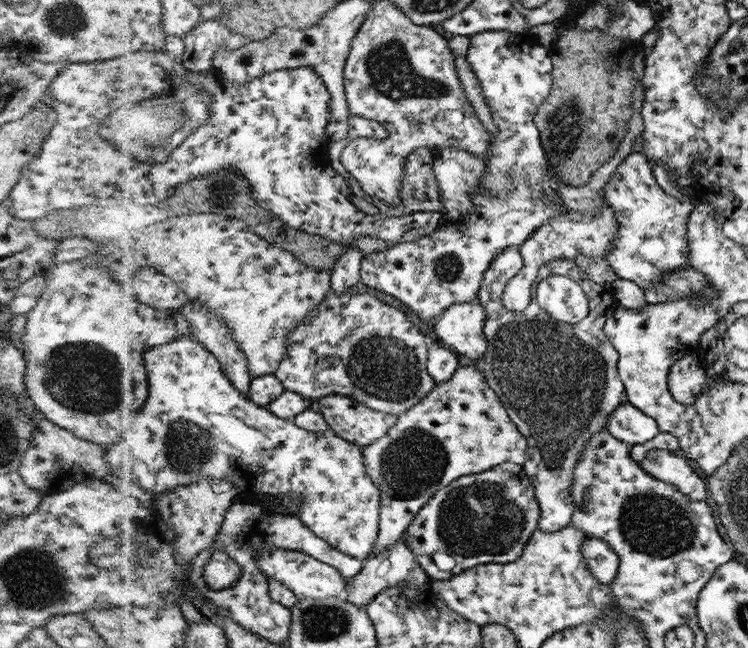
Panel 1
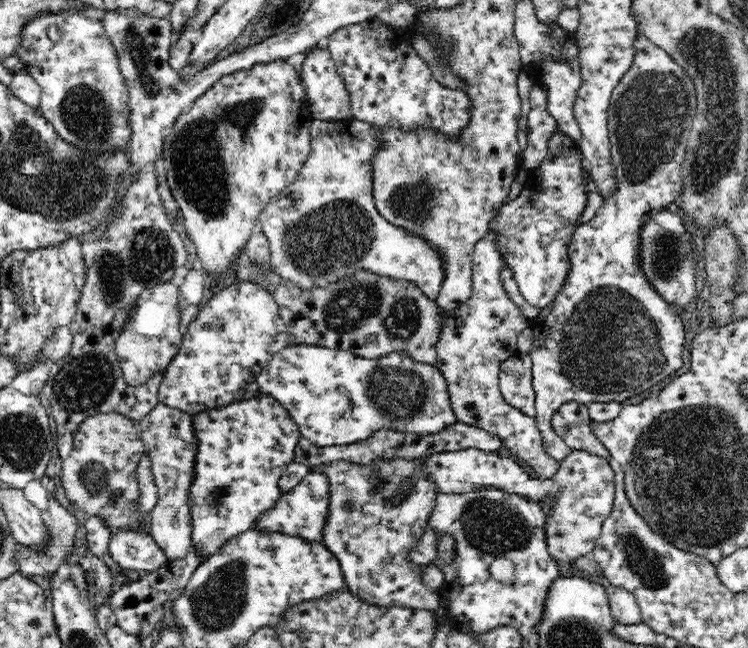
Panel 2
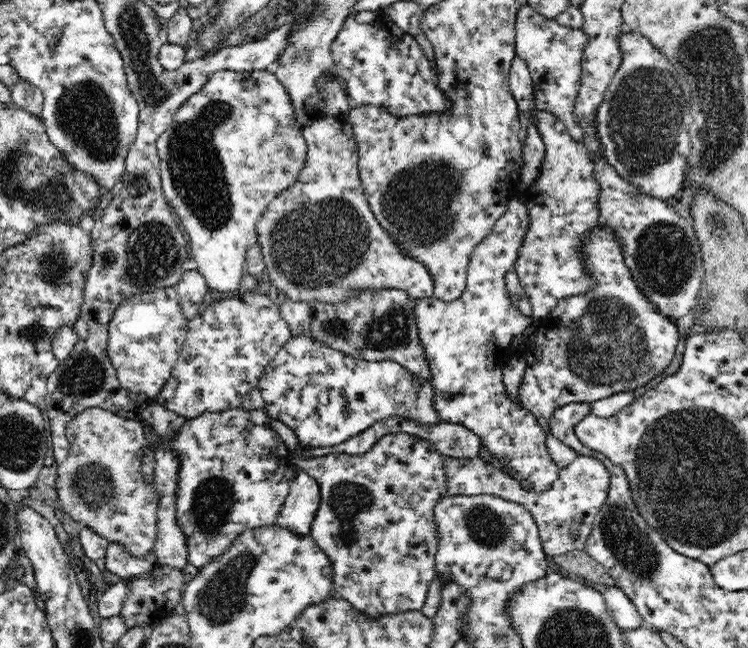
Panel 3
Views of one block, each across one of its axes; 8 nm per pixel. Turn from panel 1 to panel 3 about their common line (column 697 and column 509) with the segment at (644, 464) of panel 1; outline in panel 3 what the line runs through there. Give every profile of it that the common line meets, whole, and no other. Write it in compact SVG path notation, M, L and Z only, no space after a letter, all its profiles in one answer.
M578 455L568 466L560 469L558 478L544 492L532 492L524 489L524 482L518 482L508 473L494 469L484 460L458 460L457 458L444 457L446 463L446 483L448 495L474 496L492 494L501 496L521 504L528 509L537 524L539 536L542 539L543 551L546 555L564 555L565 552L583 550L586 537L589 536L593 520L601 510L609 491L610 473L600 460L590 456Z

